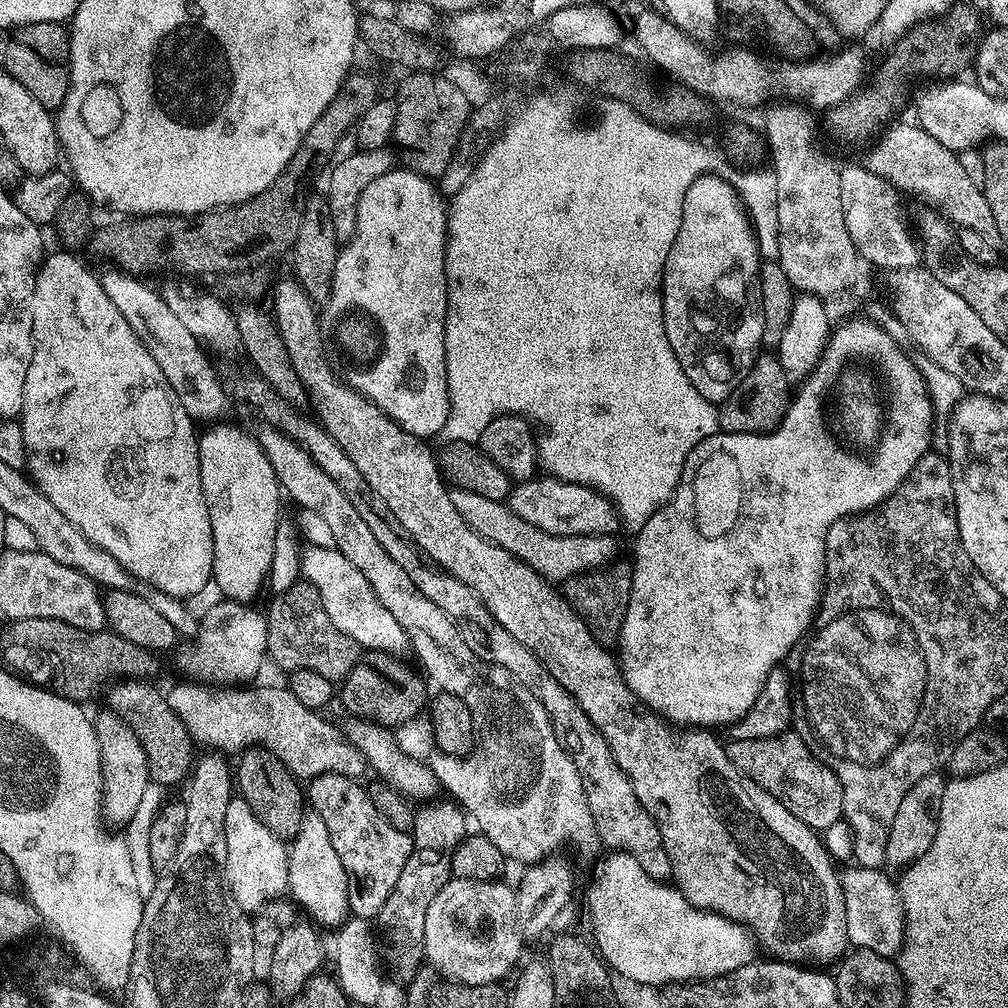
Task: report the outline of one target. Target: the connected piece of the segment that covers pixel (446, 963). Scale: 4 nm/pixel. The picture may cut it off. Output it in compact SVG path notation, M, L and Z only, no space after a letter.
M449 880L442 890L438 890L438 898L430 902L430 910L426 910L424 955L427 963L441 976L458 984L482 986L503 981L503 976L512 967L517 967L516 959L522 947L520 934L516 930L515 903L515 891L511 887L508 889L500 880Z

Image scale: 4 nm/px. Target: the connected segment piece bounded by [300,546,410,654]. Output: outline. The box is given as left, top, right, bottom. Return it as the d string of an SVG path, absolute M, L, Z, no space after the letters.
M308 546L300 554L300 574L303 579L309 580L322 594L322 606L326 606L326 614L330 614L330 622L342 630L342 634L350 634L354 642L358 642L361 649L377 648L380 654L392 654L409 645L409 638L398 626L398 621L378 602L378 594L366 582L362 570L350 562L334 546L317 548Z

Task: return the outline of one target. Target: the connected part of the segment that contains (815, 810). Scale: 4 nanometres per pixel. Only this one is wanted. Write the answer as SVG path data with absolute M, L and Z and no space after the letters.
M789 730L783 732L780 736L771 736L770 738L750 738L749 740L729 739L726 744L726 751L730 763L740 771L743 776L748 776L762 790L766 790L778 802L782 802L802 822L806 822L808 828L825 830L834 825L845 815L844 810L844 788L840 785L840 780L825 761L813 752L812 747L799 736L796 731Z

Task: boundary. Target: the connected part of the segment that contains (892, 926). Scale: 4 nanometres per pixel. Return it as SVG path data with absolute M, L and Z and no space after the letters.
M851 866L839 873L842 898L846 902L846 930L852 948L874 950L874 954L892 958L904 944L904 907L900 901L900 889L878 868Z

